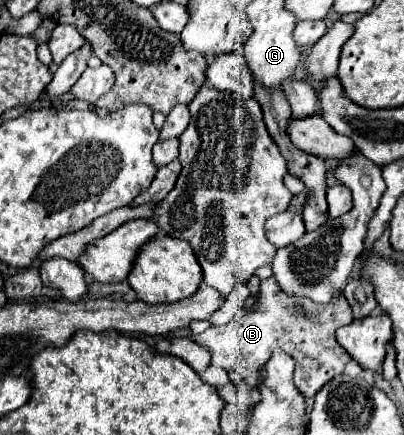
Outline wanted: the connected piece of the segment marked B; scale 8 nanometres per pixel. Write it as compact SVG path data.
M270 277L270 279L264 279L262 283L260 283L260 289L258 289L258 293L256 295L250 295L250 297L256 297L256 309L254 311L248 311L246 307L242 307L226 325L222 325L222 327L210 327L210 329L206 329L204 333L200 333L200 335L196 335L196 343L202 343L204 347L208 347L210 349L210 355L212 355L212 365L218 365L218 367L224 367L224 369L232 369L232 371L236 371L244 381L248 381L252 387L256 387L256 381L258 381L258 371L264 367L264 363L270 359L270 355L272 355L272 351L274 349L284 349L294 361L296 361L296 371L294 371L294 385L300 389L300 393L306 397L306 399L312 399L330 379L334 379L336 375L340 375L342 371L344 371L344 365L350 361L350 355L344 351L344 347L340 345L340 343L336 343L336 329L338 327L342 327L342 325L346 325L346 323L350 323L354 317L352 317L352 309L350 309L350 305L348 305L348 301L344 299L344 295L342 293L336 293L328 303L324 303L324 305L320 305L320 303L314 303L314 301L310 301L310 299L306 299L306 297L294 297L294 295L286 295L284 291L282 291L282 287L278 285L278 281L274 279L274 277Z

